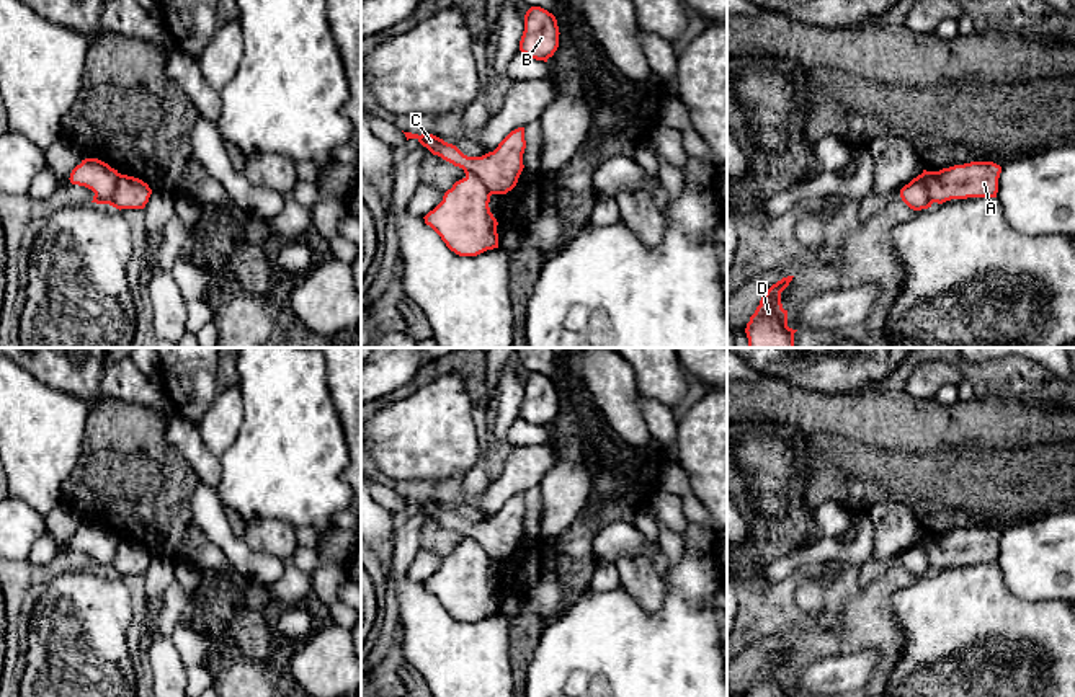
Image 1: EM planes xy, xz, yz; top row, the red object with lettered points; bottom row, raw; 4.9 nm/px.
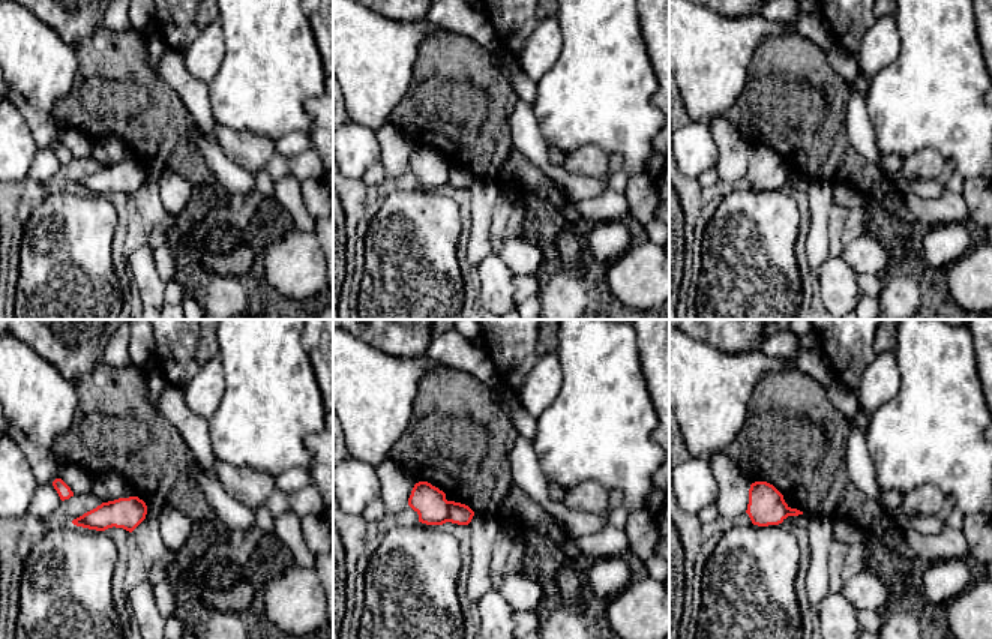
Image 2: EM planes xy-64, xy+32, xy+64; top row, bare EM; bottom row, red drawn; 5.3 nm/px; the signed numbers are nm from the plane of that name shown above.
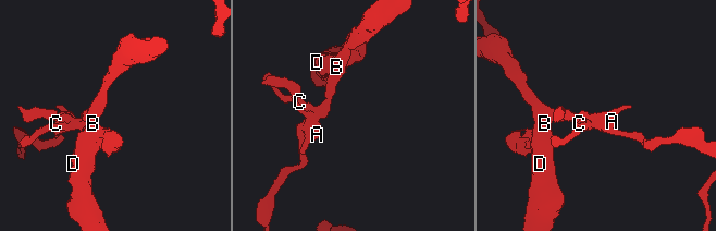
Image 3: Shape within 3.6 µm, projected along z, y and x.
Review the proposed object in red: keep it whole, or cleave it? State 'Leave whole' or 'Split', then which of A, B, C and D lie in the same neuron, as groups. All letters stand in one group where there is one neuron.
Split. Groups: A / B C D

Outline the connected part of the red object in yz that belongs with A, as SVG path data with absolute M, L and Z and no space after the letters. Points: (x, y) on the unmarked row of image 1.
M970 527L939 537L926 537L930 542L928 560L933 568L951 565L997 563L1001 532L993 527Z

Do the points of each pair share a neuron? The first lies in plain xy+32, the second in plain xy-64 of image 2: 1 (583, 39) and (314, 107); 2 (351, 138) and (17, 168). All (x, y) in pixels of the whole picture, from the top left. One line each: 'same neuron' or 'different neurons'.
1: different neurons
2: same neuron

